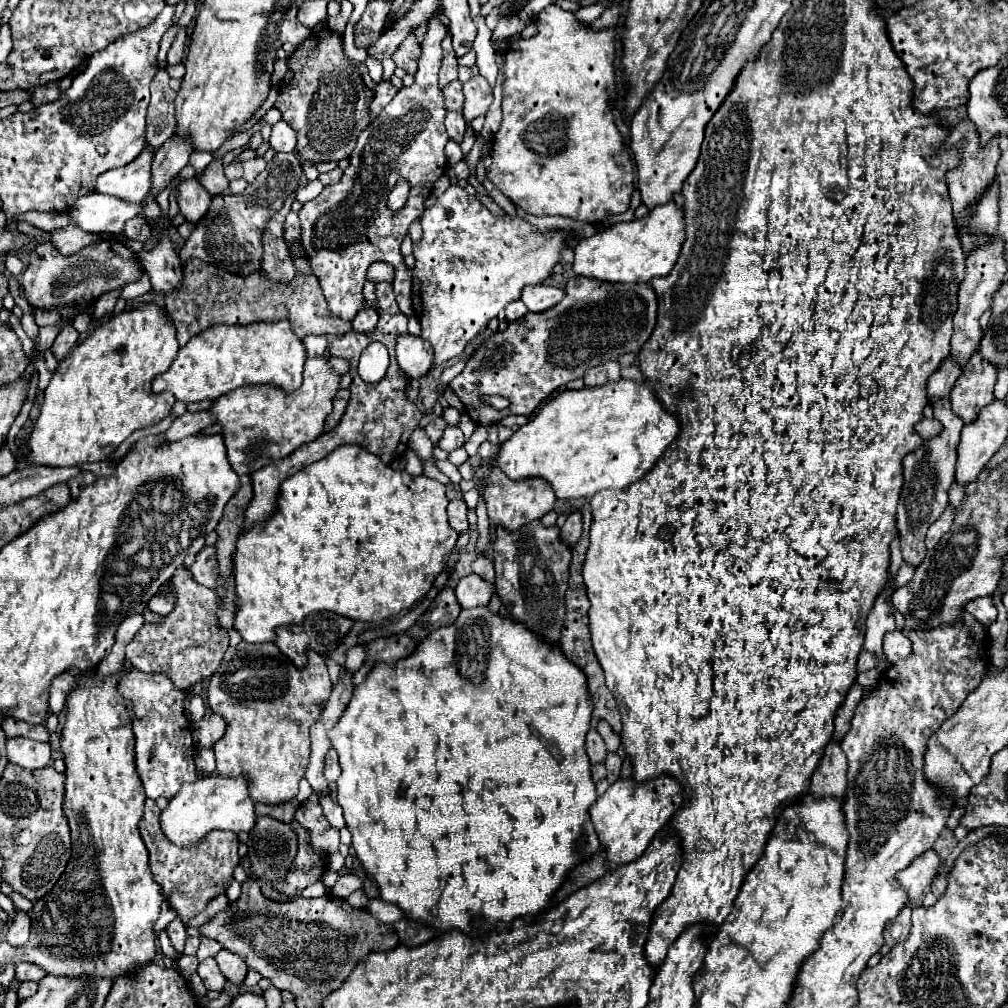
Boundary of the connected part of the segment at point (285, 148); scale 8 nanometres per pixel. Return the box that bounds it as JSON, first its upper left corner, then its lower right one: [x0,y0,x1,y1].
[270,120,296,152]

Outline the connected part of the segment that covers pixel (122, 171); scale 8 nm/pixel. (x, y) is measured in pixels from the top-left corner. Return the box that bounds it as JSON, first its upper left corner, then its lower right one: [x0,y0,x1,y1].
[96,148,152,202]

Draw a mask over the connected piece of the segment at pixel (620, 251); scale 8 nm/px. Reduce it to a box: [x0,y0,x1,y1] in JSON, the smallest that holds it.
[572,202,684,284]

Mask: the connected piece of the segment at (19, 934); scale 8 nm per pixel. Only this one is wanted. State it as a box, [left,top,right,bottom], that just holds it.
[6,910,30,946]

